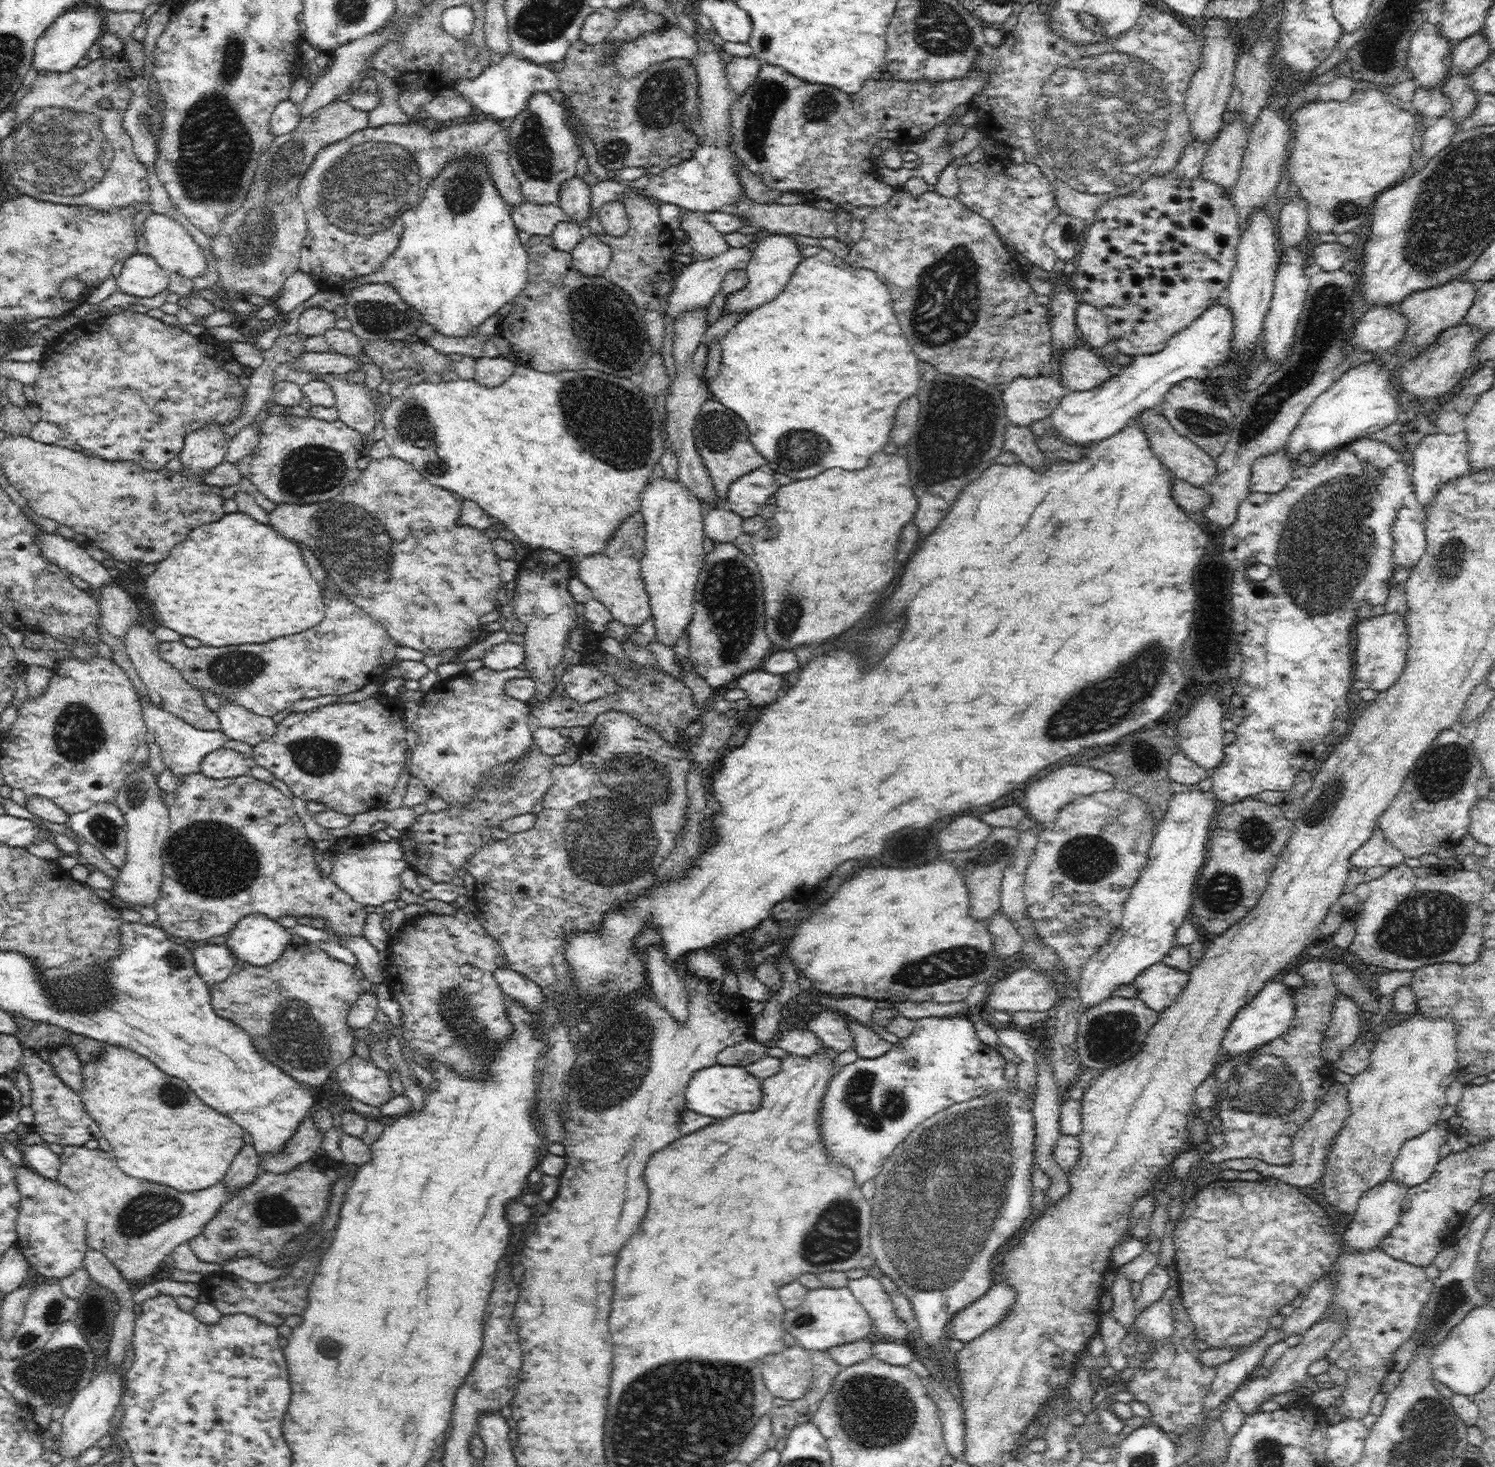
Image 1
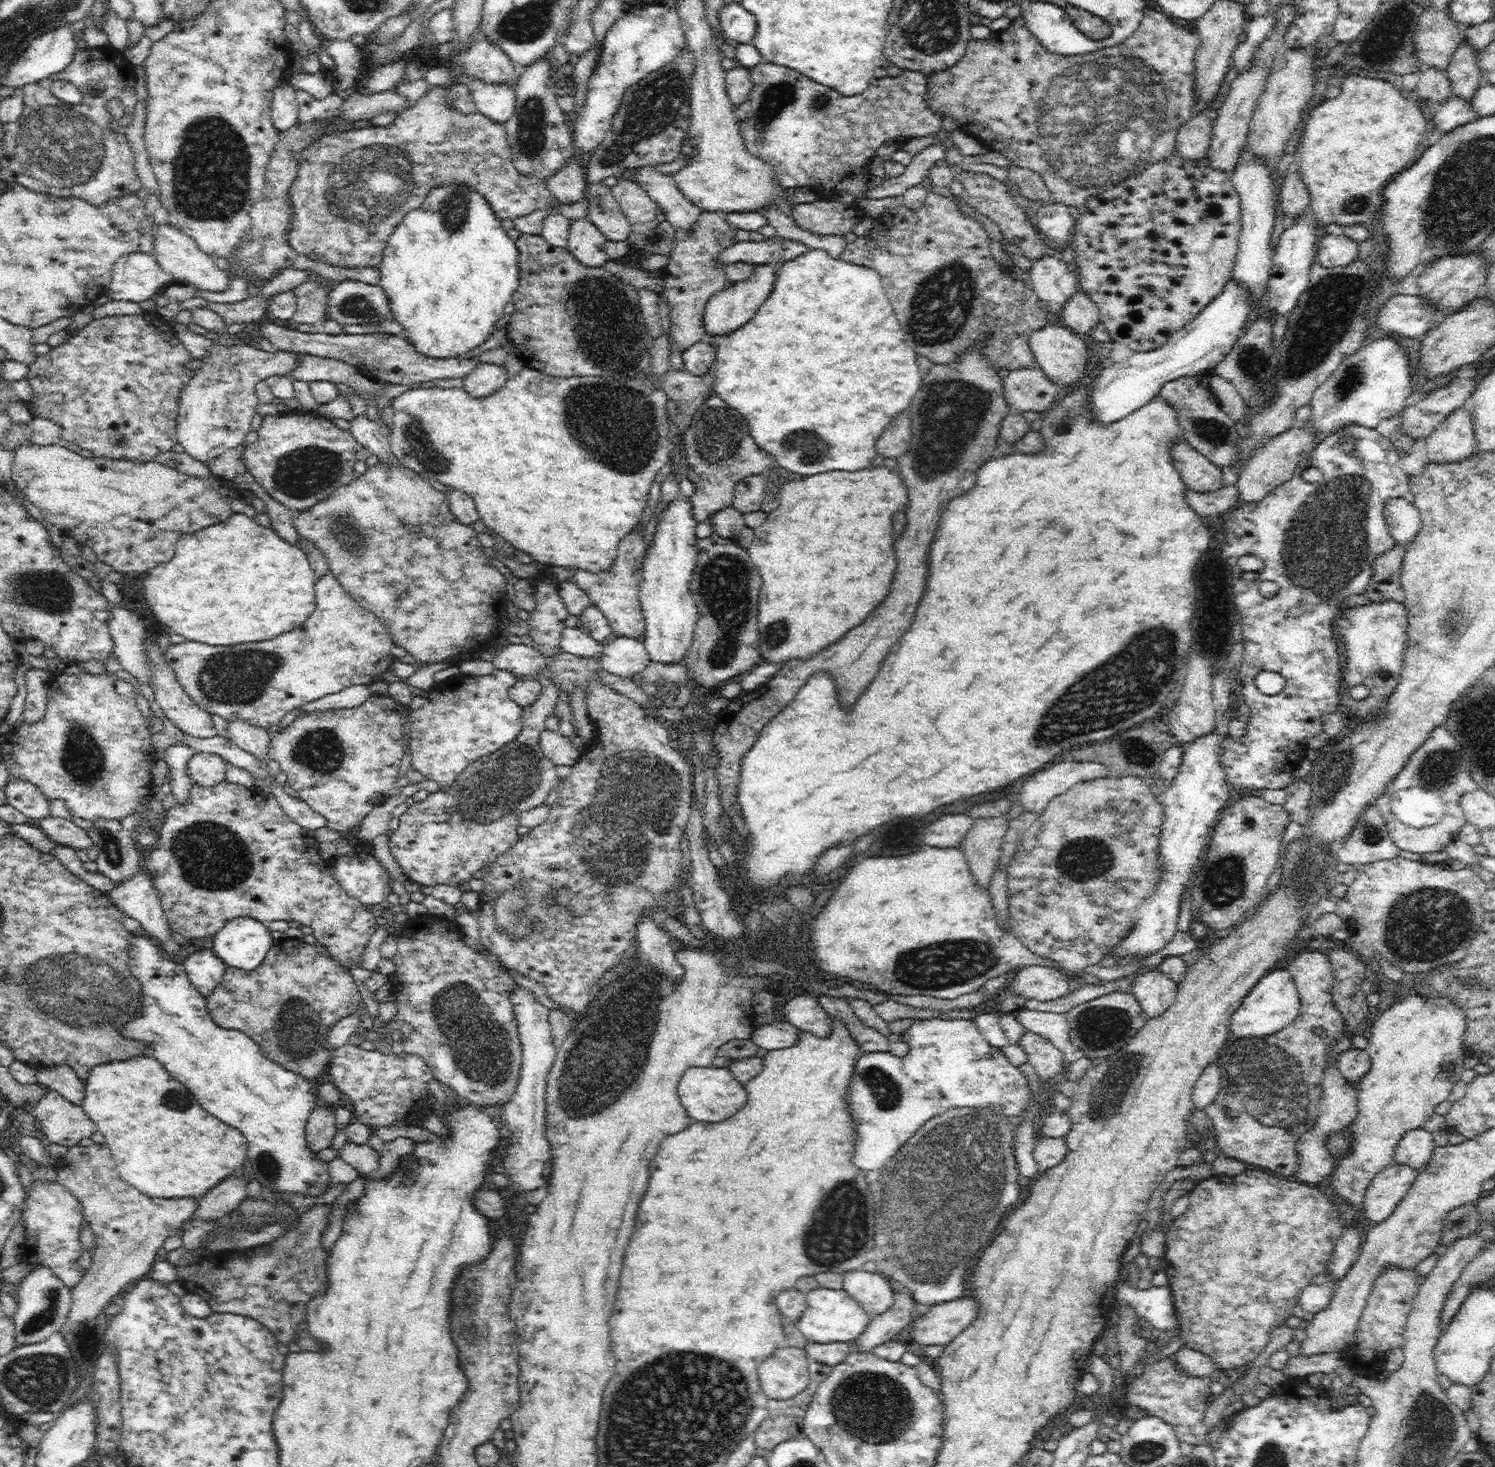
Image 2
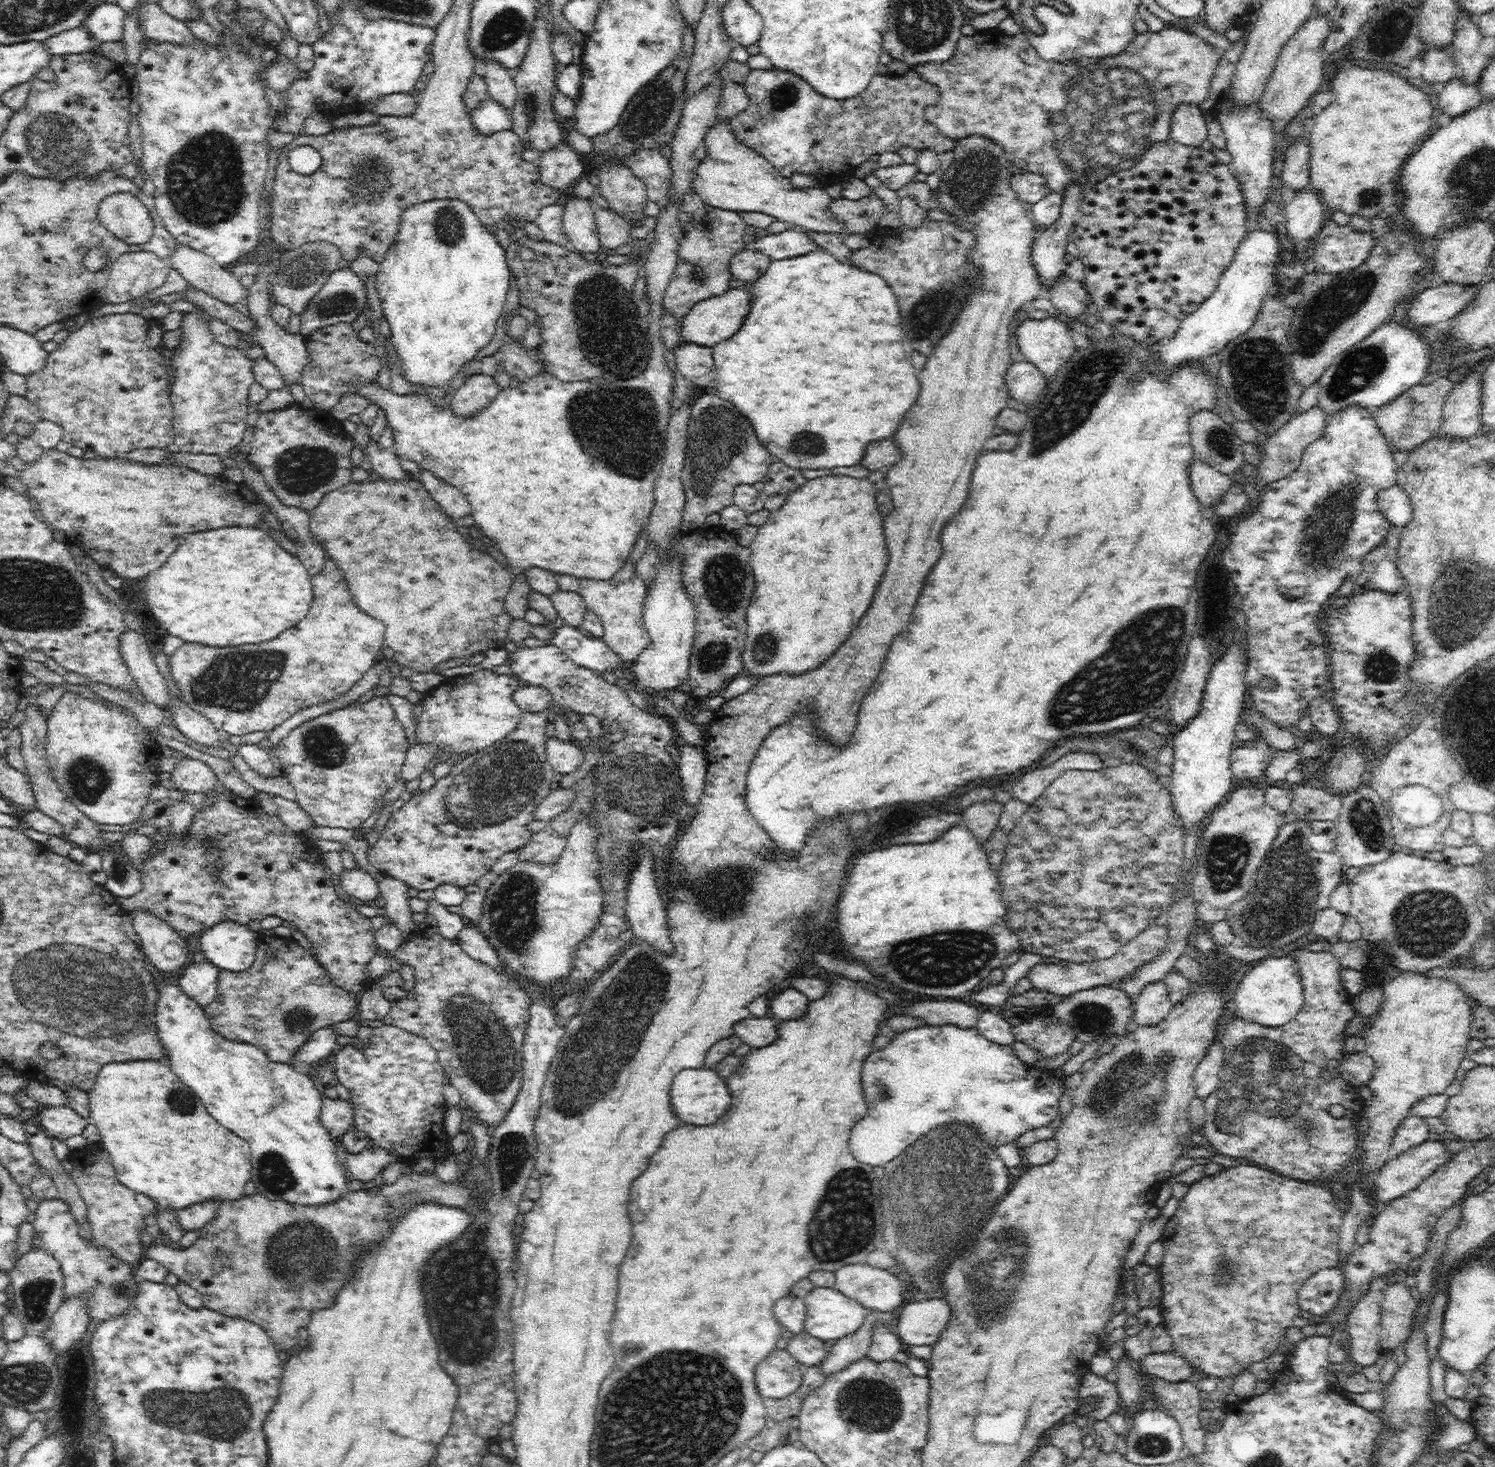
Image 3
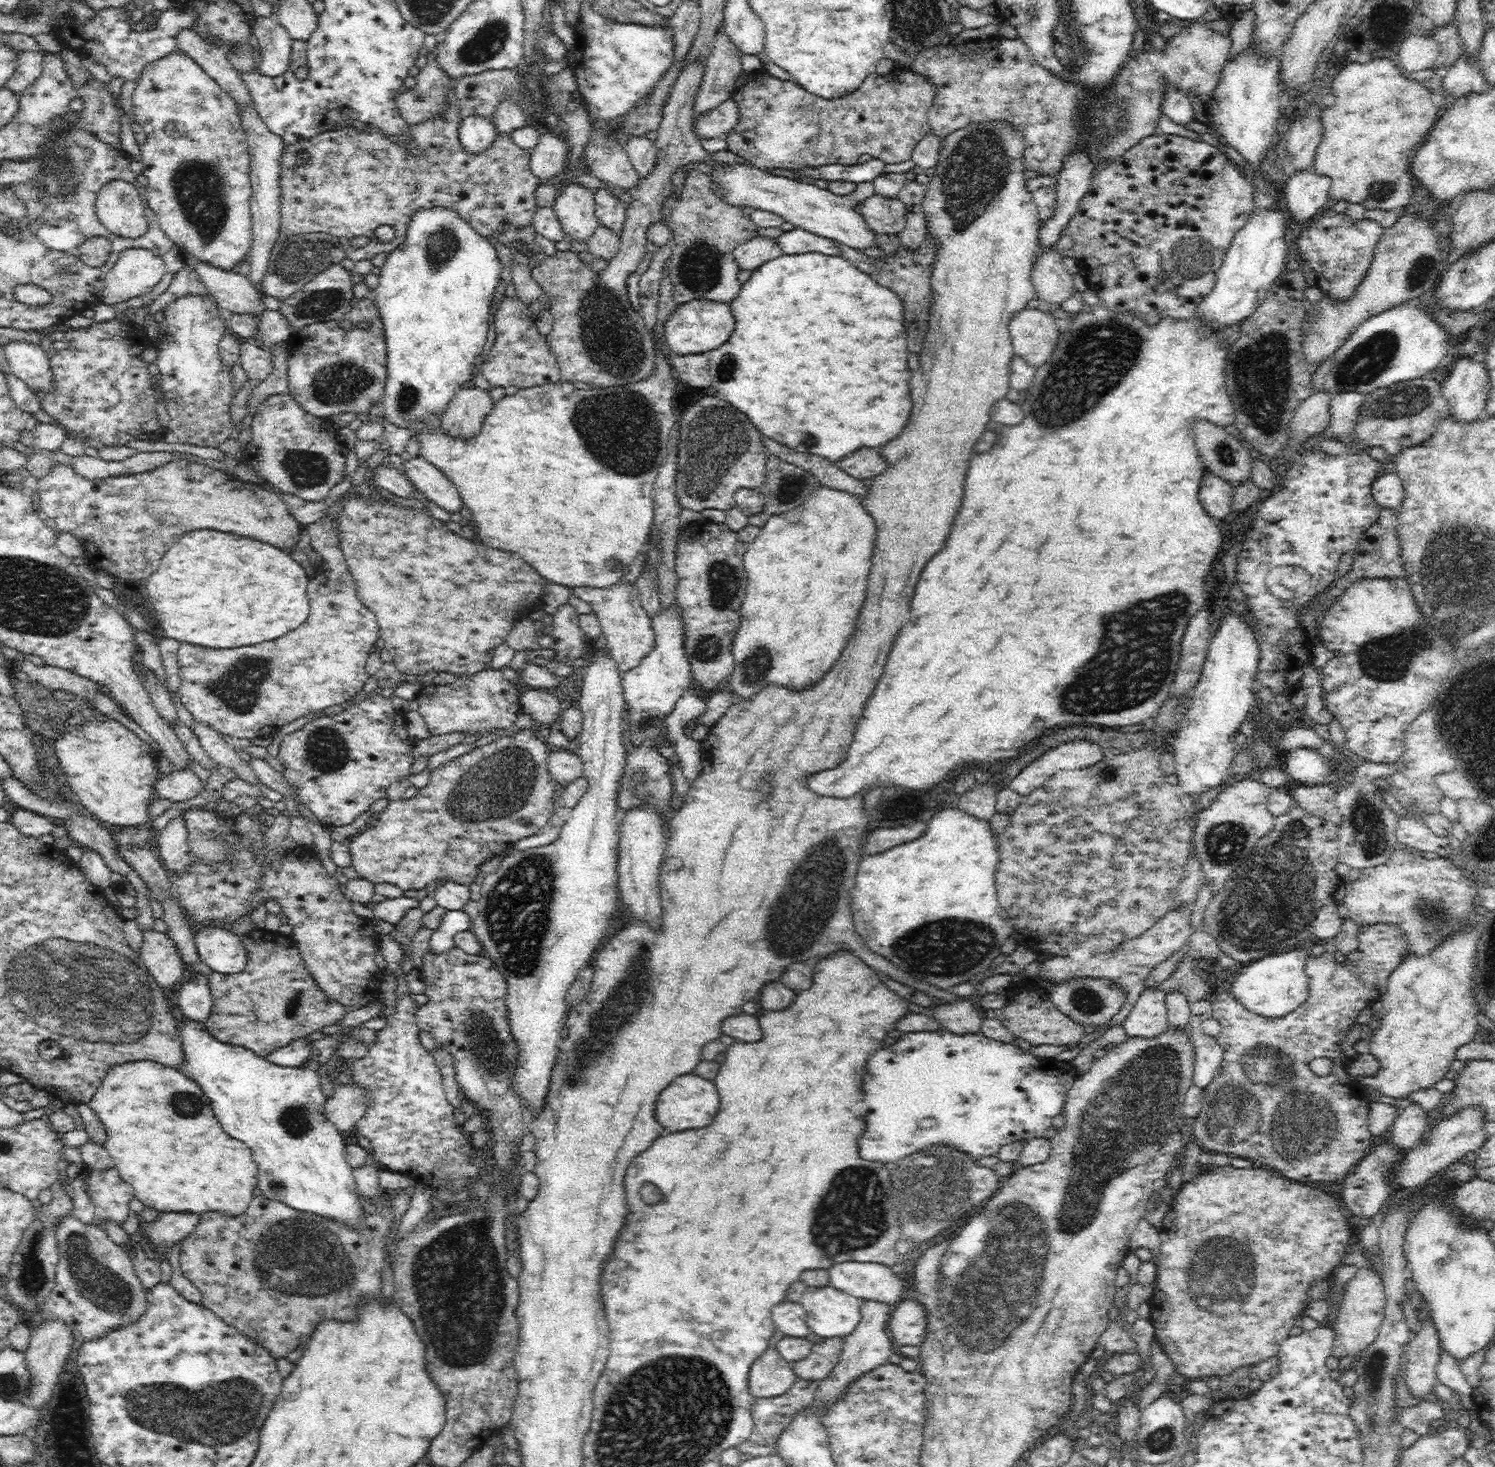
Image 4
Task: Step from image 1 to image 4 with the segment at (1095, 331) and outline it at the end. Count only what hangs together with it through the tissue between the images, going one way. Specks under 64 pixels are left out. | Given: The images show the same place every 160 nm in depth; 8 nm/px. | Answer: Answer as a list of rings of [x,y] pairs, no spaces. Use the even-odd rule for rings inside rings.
[[[1056,245],[1041,248],[1040,254],[1036,256],[1031,271],[1031,282],[1037,298],[1059,304],[1075,293],[1073,276],[1066,271],[1062,257],[1056,251]]]

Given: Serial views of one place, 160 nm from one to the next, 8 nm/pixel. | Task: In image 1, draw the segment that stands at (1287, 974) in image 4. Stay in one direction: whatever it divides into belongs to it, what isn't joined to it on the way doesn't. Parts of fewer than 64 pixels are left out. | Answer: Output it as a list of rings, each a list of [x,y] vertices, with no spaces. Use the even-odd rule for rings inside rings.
[[[1280,981],[1266,982],[1262,990],[1234,1015],[1221,1042],[1223,1054],[1230,1054],[1232,1058],[1236,1058],[1248,1050],[1260,1048],[1272,1042],[1274,1038],[1282,1036],[1294,1020],[1295,1008],[1290,987]]]

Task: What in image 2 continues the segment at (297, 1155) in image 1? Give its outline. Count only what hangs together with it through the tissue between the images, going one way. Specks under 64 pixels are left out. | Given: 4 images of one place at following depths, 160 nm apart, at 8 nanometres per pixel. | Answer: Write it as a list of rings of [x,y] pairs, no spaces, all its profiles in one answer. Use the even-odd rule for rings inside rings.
[[[321,1103],[312,1110],[306,1124],[306,1143],[314,1152],[332,1147],[334,1136],[337,1133],[335,1107]]]

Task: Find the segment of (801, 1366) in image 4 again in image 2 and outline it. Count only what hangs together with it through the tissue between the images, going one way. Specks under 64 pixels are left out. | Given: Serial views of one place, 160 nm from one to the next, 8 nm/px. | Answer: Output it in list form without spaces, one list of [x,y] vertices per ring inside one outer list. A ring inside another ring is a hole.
[[[898,1290],[894,1295],[894,1302],[890,1309],[882,1314],[871,1317],[864,1332],[853,1341],[855,1350],[860,1352],[872,1352],[875,1346],[884,1344],[892,1336],[900,1334],[906,1326],[914,1323],[914,1306],[916,1301],[908,1290]]]

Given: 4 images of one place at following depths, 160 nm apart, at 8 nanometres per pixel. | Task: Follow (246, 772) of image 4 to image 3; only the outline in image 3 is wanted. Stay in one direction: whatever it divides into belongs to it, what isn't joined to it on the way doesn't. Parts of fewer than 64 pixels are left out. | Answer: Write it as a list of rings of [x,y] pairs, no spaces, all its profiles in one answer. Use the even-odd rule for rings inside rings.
[[[172,699],[169,708],[173,710],[173,724],[190,740],[207,747],[220,748],[222,746],[220,743],[221,732],[209,718],[192,710],[182,699]]]

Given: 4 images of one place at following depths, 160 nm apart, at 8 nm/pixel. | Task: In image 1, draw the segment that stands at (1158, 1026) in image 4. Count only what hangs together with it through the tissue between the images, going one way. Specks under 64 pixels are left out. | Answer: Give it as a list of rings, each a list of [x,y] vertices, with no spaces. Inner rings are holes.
[[[1164,962],[1150,965],[1134,978],[1137,998],[1157,1013],[1176,1002],[1177,996],[1188,984],[1189,971],[1170,967]]]

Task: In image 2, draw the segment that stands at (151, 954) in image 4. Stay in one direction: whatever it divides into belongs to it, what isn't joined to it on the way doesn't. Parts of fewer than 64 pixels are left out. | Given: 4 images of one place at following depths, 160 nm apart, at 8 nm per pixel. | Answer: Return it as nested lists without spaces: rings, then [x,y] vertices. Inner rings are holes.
[[[140,866],[139,871],[135,872],[130,878],[124,879],[114,888],[111,888],[107,894],[110,901],[118,907],[125,915],[128,915],[140,922],[144,935],[148,935],[154,940],[162,952],[168,955],[176,955],[180,951],[180,945],[172,941],[172,933],[169,922],[167,921],[164,910],[158,897],[158,889],[154,885],[154,879],[148,875],[146,867]]]

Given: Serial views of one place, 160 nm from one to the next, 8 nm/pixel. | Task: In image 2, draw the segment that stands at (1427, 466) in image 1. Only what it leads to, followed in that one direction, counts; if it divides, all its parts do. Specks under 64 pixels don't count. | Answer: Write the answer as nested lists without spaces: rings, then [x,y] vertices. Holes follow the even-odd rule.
[[[1458,408],[1436,427],[1433,434],[1425,438],[1427,463],[1458,462],[1477,452],[1471,411]]]

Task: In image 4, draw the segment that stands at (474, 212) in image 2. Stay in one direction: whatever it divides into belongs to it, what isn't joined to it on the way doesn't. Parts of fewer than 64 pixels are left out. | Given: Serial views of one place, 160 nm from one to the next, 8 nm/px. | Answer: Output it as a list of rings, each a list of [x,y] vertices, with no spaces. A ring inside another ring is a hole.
[[[424,208],[418,209],[416,214],[412,215],[412,220],[407,226],[408,230],[404,242],[398,245],[387,257],[385,263],[381,267],[381,273],[378,276],[378,287],[376,290],[375,303],[379,308],[381,321],[384,327],[384,336],[386,341],[386,350],[388,358],[386,358],[386,384],[384,386],[384,394],[382,396],[382,408],[384,409],[385,418],[388,418],[391,423],[402,428],[412,430],[413,424],[423,422],[430,414],[442,414],[448,406],[450,399],[462,389],[462,385],[471,379],[472,364],[479,363],[479,355],[484,350],[486,338],[488,338],[488,312],[496,287],[501,282],[502,265],[499,261],[495,245],[491,239],[478,234],[468,222],[464,221],[457,212],[448,208]]]

